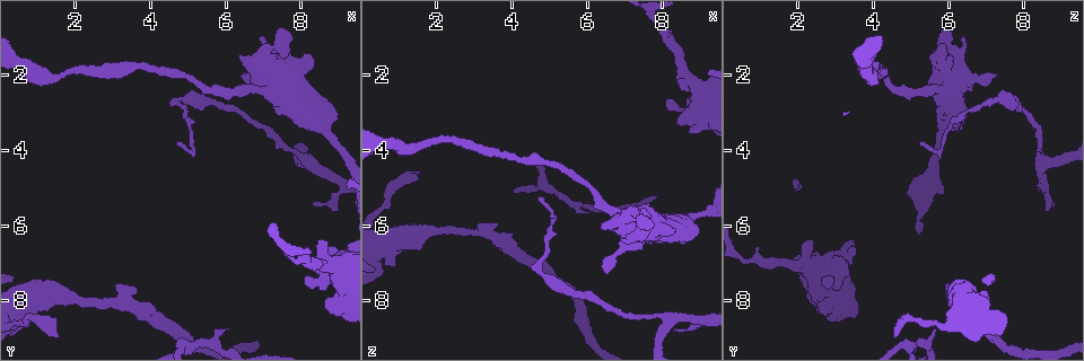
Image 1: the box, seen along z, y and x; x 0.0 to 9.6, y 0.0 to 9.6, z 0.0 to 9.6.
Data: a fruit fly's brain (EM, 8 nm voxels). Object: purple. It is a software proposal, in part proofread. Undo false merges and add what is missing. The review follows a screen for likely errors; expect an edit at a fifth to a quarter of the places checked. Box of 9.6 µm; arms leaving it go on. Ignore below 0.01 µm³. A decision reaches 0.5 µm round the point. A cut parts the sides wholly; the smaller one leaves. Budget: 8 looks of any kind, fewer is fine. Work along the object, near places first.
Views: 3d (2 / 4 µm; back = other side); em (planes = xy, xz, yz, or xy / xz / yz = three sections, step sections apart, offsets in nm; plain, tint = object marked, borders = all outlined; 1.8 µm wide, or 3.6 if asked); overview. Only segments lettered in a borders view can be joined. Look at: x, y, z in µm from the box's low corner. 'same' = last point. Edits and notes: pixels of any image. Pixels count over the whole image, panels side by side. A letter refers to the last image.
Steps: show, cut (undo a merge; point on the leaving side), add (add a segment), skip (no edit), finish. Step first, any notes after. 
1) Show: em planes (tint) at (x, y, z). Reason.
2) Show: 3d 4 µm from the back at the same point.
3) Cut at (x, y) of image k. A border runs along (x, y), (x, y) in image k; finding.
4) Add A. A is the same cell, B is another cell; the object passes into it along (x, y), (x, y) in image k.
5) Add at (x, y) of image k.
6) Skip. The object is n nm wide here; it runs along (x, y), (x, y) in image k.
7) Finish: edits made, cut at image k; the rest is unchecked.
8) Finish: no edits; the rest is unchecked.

Show: em xy step 4 (borders) at (8.30, 5.40, 8.80). Branch stops here.

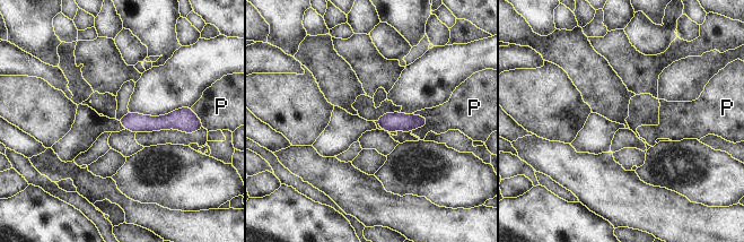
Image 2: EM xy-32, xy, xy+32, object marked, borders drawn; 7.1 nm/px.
Show: em planes (borders) at the same point.

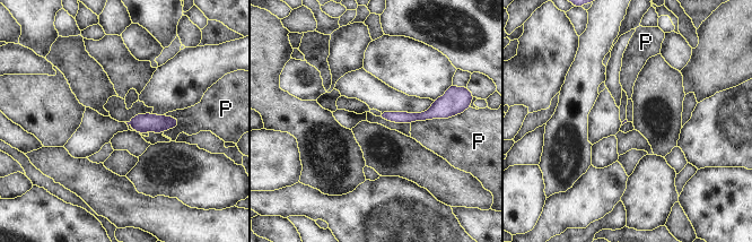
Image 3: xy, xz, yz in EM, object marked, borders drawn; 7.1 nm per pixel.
Skip. P is another cell; it runs along (444, 113), (383, 115) in image 3; none of them fits.

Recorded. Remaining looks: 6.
Show: 3d 4 µm at (8.10, 7.40, 2.70). Free end.

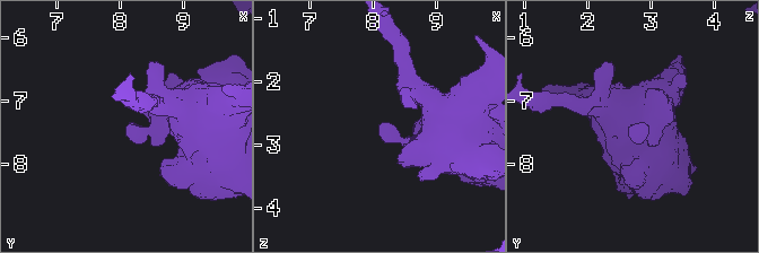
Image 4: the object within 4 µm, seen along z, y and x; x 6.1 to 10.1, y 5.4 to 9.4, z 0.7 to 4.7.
Show: em xz step 16 (borders) at (8.10, 7.40, 2.75).

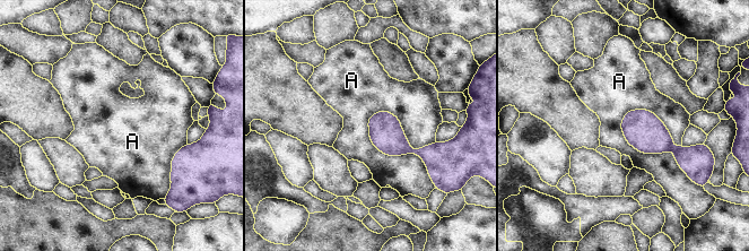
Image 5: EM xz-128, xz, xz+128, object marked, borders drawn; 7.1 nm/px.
Skip. A is another cell; a border runs along (373, 113), (429, 178) in image 5; no lettered segment goes on from it.

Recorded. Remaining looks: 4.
Show: em 3.6 µm planes (plain) at (7.20, 2.05, 6.25). Calibre changes.

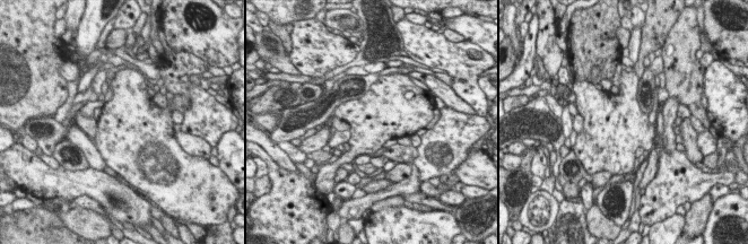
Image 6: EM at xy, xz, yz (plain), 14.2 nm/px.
Show: em 3.6 µm planes (borders) at the same point. See the neighbours.

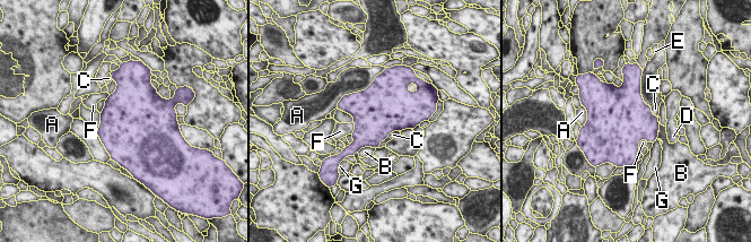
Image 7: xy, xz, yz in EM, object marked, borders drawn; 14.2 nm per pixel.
Skip. The longest contact is with A, 550 nm; A, B, C, D, E, F and G are other cells; a border runs along (644, 138), (639, 141), (638, 149) in image 7; one neuron here.

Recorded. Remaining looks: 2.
Finish: no edits; the rest is unchecked.

